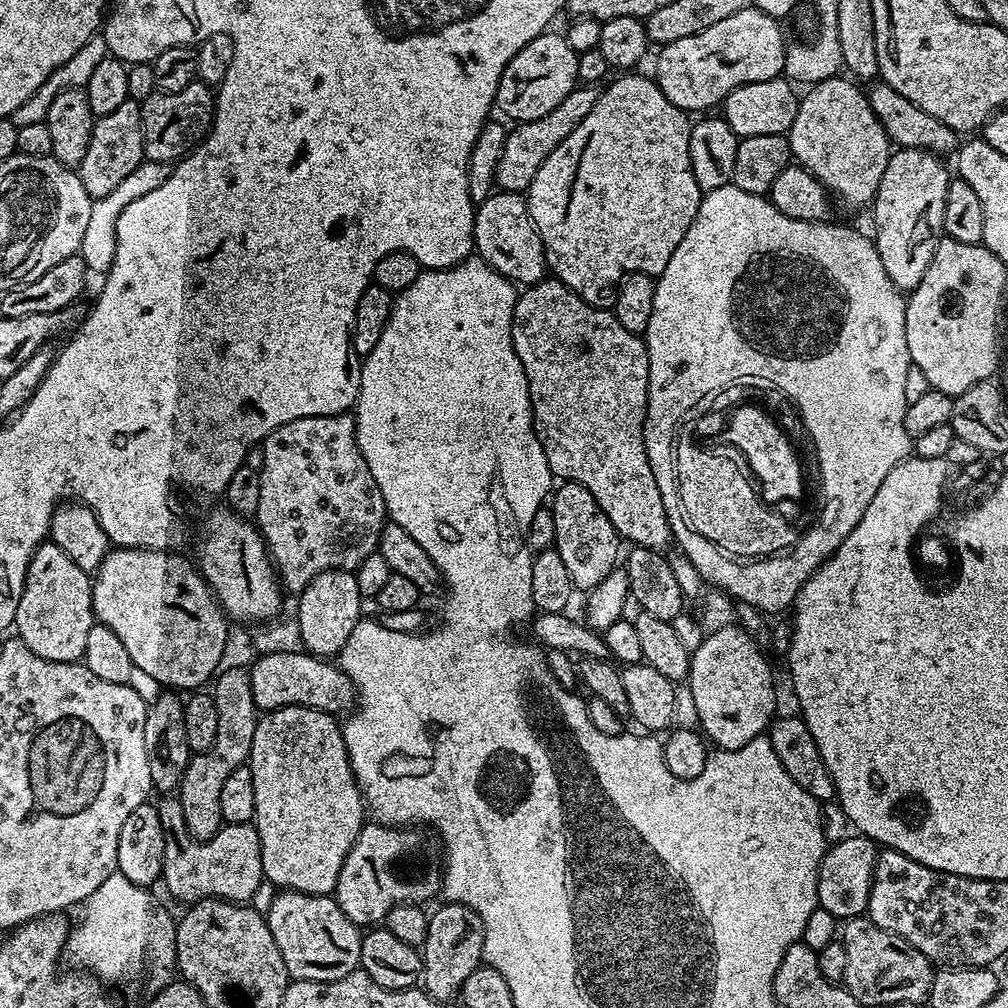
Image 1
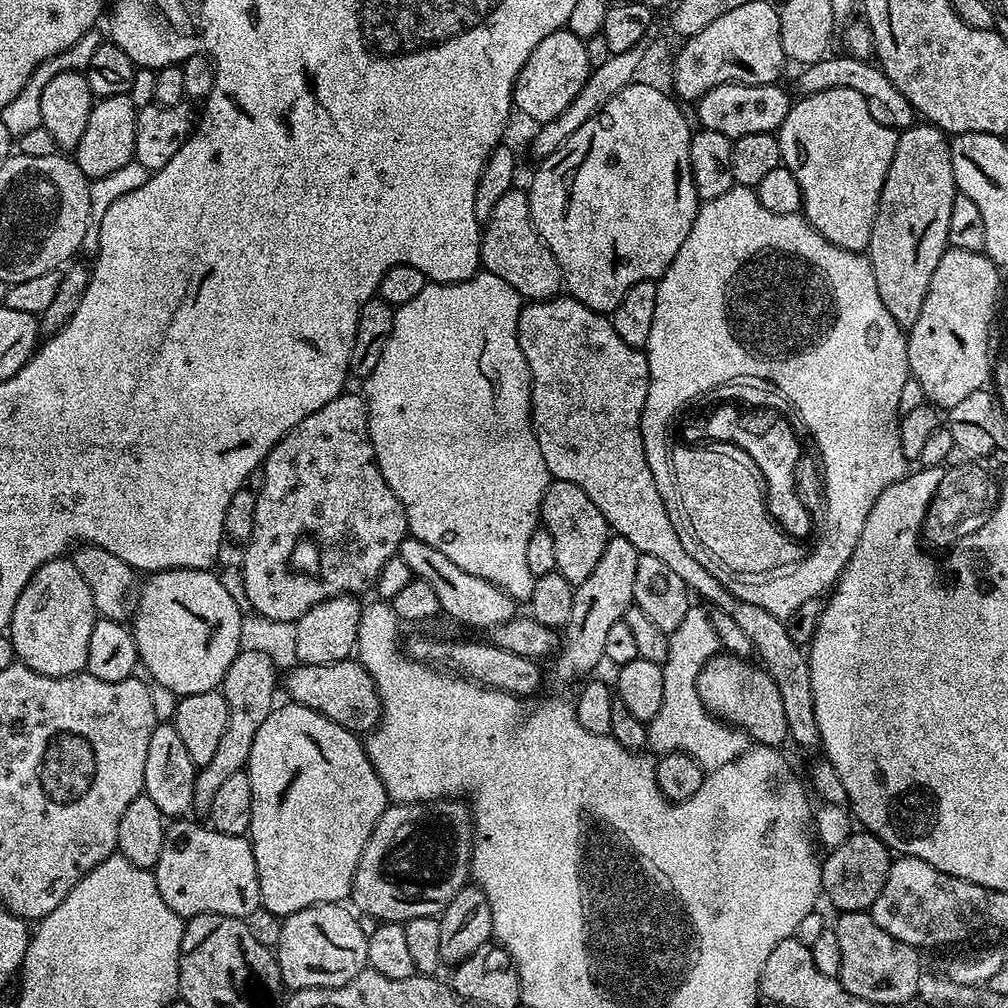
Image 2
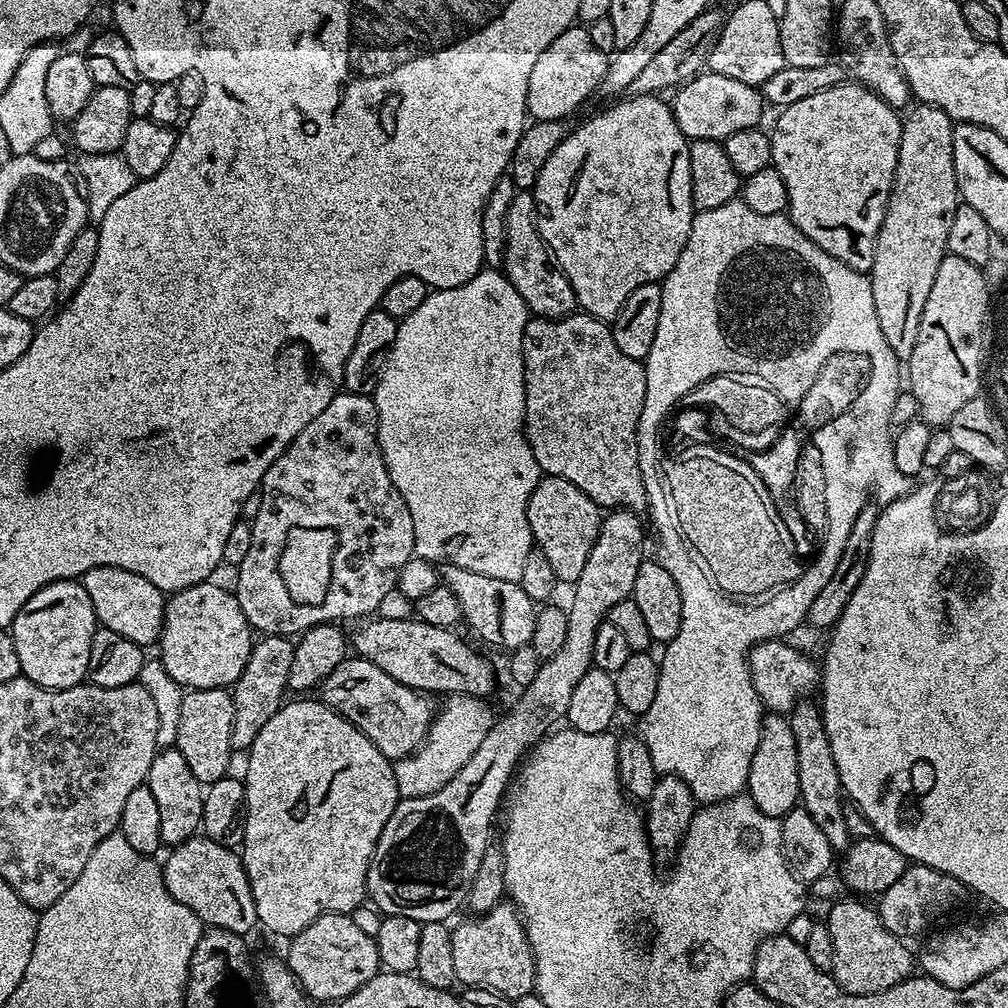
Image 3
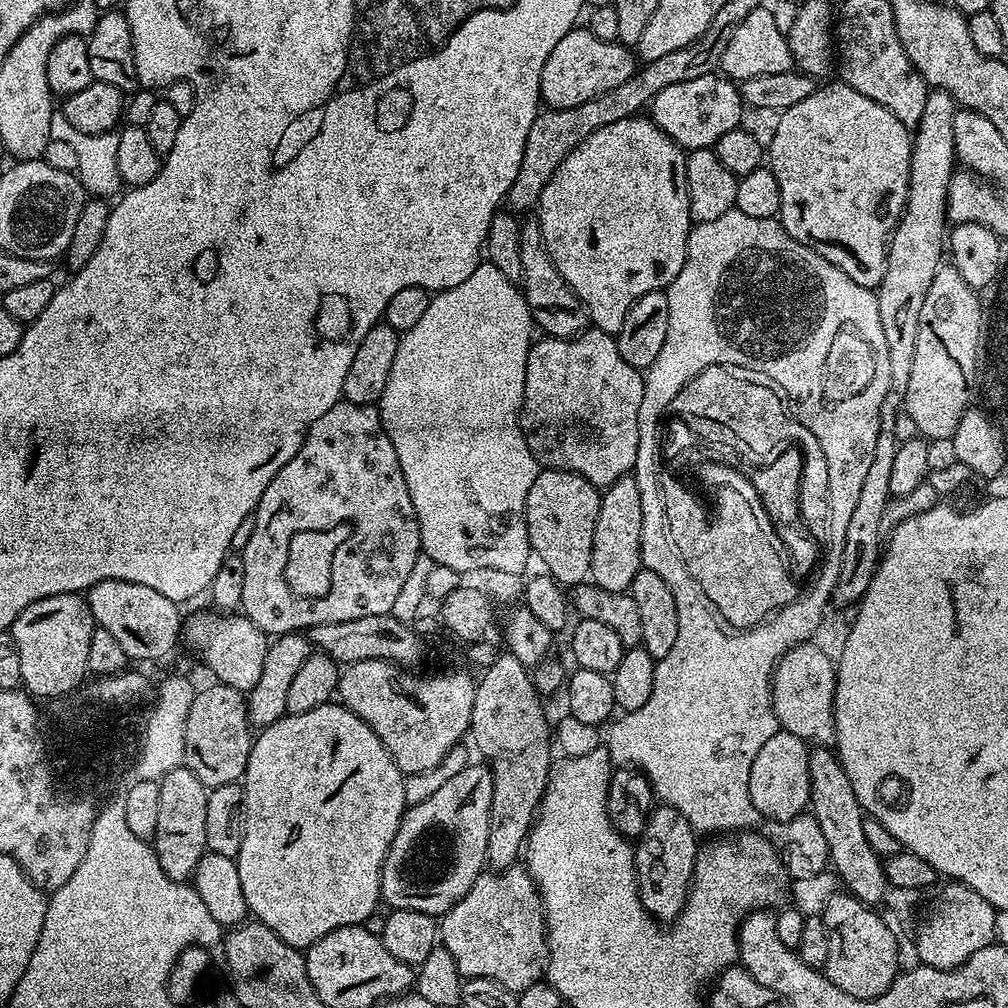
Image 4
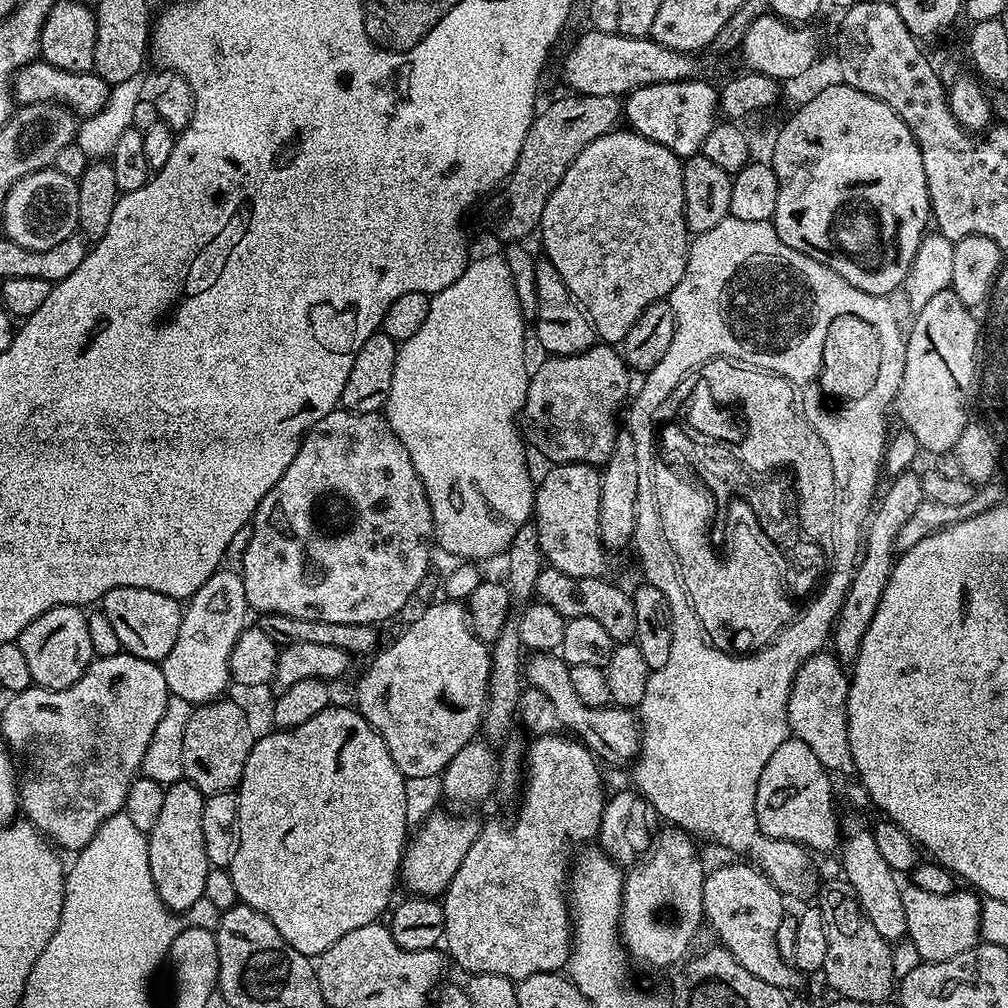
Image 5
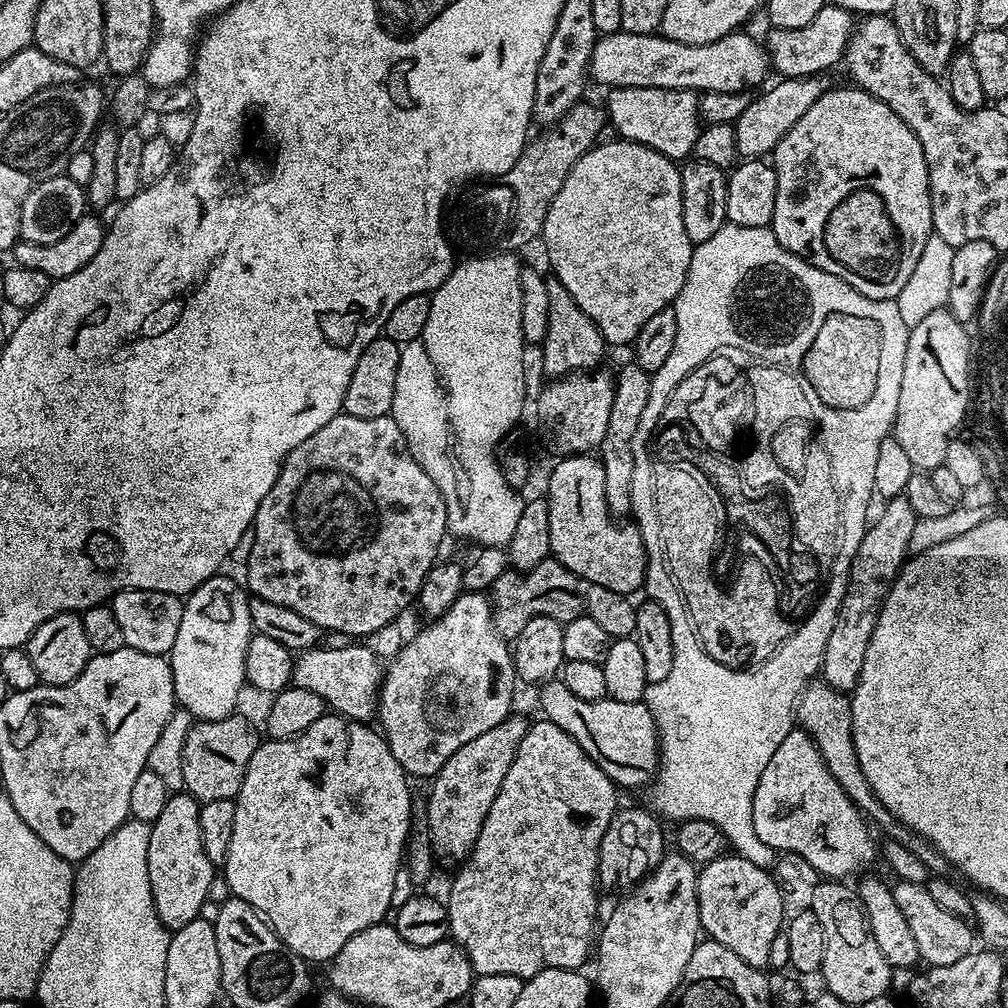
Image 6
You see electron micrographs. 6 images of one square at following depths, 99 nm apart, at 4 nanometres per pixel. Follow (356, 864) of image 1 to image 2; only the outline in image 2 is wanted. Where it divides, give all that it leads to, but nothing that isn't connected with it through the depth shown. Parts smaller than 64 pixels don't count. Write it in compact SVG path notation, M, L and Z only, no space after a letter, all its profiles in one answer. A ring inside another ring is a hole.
M445 798L414 804L389 803L378 818L352 883L351 903L361 908L376 922L407 922L423 916L439 917L450 906L454 894L469 883L472 866L472 814L469 805L460 798Z

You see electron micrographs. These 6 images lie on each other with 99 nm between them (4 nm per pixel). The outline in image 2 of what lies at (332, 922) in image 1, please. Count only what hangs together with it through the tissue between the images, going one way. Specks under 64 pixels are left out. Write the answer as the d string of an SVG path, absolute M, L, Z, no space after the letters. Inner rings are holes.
M315 904L306 910L283 917L280 928L280 941L274 944L276 961L280 964L280 973L284 987L288 990L297 988L340 988L350 978L368 967L368 932L352 917L353 909L339 904Z

